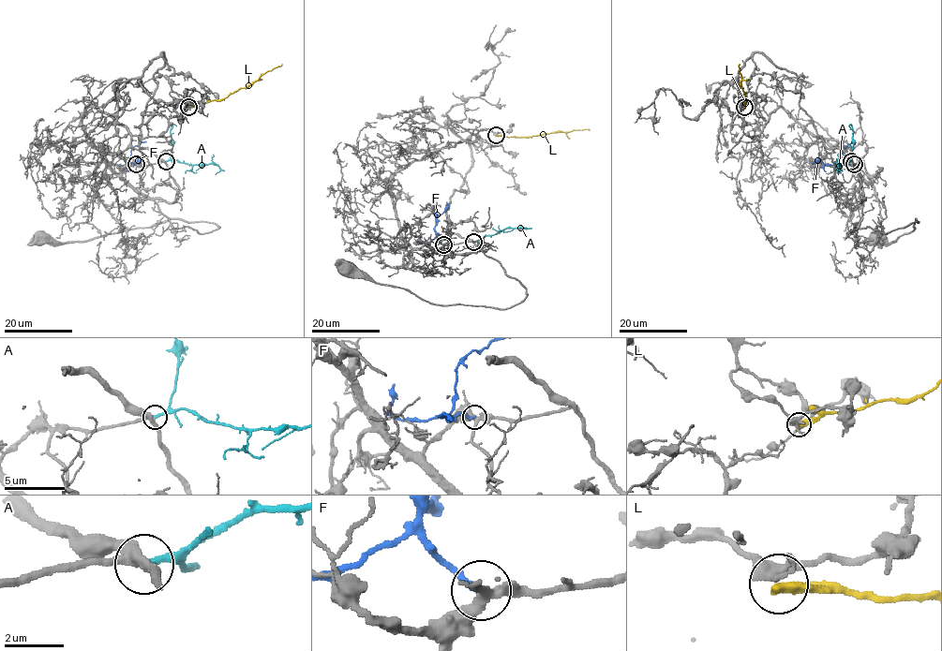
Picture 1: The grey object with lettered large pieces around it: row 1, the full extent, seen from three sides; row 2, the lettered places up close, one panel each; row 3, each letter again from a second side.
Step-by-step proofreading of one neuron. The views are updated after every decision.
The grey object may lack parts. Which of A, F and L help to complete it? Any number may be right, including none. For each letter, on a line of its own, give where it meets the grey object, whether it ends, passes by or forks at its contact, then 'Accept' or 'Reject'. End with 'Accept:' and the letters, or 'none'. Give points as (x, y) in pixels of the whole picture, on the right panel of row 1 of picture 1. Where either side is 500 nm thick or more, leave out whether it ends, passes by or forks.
A: Touches grey at (851, 161). It ends there. Accept
F: Touches grey at (854, 164). It ends there. Reject
L: Touches grey at (744, 107). It ends there. Reject
Accept: A

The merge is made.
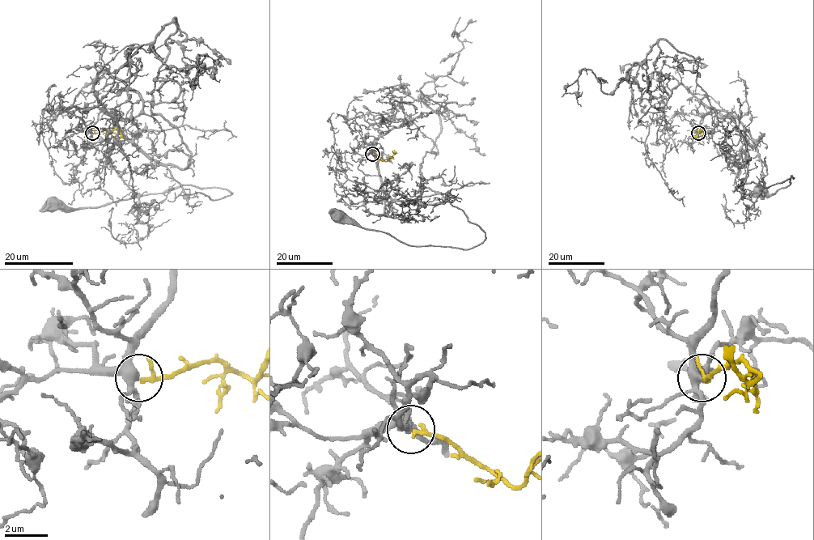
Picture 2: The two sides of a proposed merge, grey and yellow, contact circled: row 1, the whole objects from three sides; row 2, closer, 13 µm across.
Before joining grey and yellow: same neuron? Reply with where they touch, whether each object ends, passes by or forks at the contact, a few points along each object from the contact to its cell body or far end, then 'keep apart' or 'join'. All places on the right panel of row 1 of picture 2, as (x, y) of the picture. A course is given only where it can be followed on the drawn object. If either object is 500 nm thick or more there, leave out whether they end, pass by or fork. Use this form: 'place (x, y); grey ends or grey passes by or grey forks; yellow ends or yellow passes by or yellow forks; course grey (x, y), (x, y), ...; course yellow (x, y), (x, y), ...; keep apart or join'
place (698, 133); grey forks; yellow passes by; course grey (698, 133), (704, 114), (724, 110), (744, 129), (745, 182), (769, 187), (794, 178), (774, 193), (759, 193); course yellow (698, 133), (705, 133), (698, 130), (694, 137); join

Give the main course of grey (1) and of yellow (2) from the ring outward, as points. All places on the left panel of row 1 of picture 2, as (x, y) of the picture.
1: (92, 133), (100, 104), (185, 193), (212, 199), (231, 193), (181, 184), (97, 207), (52, 207)
2: (92, 133), (103, 130), (111, 133), (119, 129), (119, 138)

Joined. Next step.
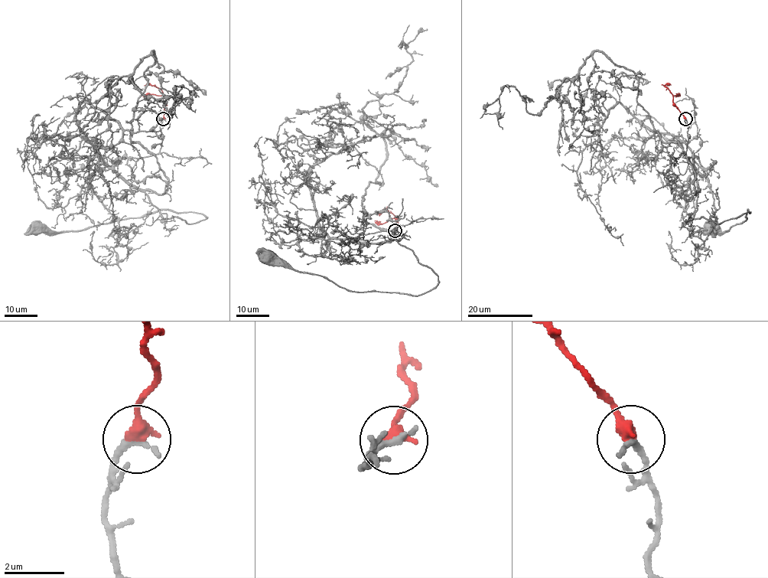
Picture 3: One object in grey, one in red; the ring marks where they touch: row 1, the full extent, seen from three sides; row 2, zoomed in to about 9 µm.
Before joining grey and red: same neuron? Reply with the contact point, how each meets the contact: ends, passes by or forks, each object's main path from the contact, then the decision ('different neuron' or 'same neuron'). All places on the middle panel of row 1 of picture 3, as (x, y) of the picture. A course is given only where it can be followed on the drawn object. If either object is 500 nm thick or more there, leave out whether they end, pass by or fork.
(395, 230) | grey ends | red ends | grey via (395, 230), (387, 231), (399, 240), (376, 243), (408, 247), (437, 276), (432, 288), (352, 292), (268, 256) | red via (395, 230), (397, 218), (385, 209), (375, 213) | same neuron

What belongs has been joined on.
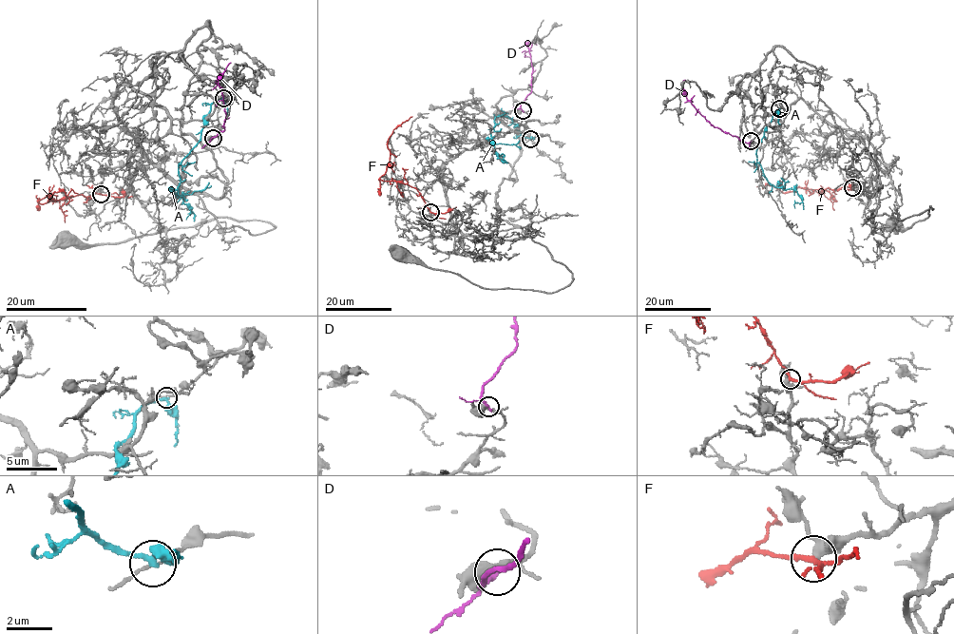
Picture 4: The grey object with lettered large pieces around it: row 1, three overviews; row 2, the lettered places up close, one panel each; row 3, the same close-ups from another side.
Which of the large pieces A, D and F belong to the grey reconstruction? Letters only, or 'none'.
F

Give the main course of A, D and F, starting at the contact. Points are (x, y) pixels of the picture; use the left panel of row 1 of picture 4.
A: (223, 98), (210, 105), (203, 118), (201, 137), (178, 168), (181, 182), (174, 191), (192, 213), (186, 219)
D: (214, 137), (224, 130), (223, 97), (219, 78), (231, 63)
F: (101, 194), (41, 203), (38, 201), (50, 195), (48, 201), (55, 192), (67, 195), (72, 190), (78, 194)

